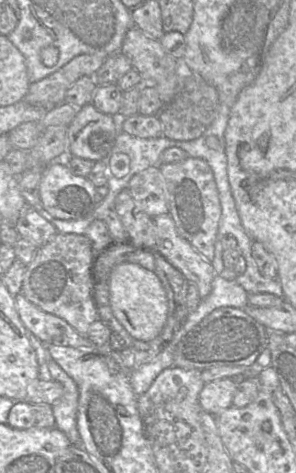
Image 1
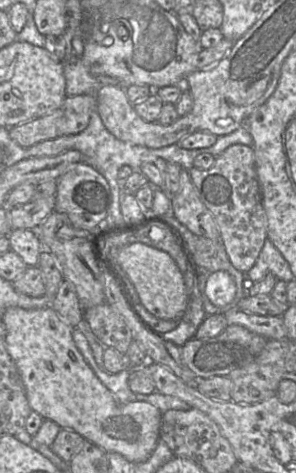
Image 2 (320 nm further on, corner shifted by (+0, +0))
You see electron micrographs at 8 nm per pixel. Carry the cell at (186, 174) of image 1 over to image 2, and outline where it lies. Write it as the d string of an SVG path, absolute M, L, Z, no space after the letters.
M233 144L215 157L213 166L202 170L192 167L189 175L197 193L213 215L220 239L232 265L247 273L256 263L267 240L267 221L256 172L252 146Z

